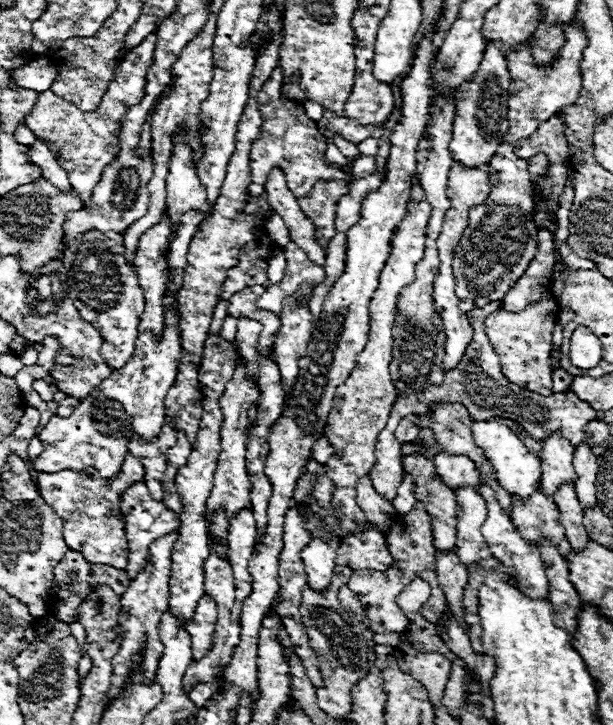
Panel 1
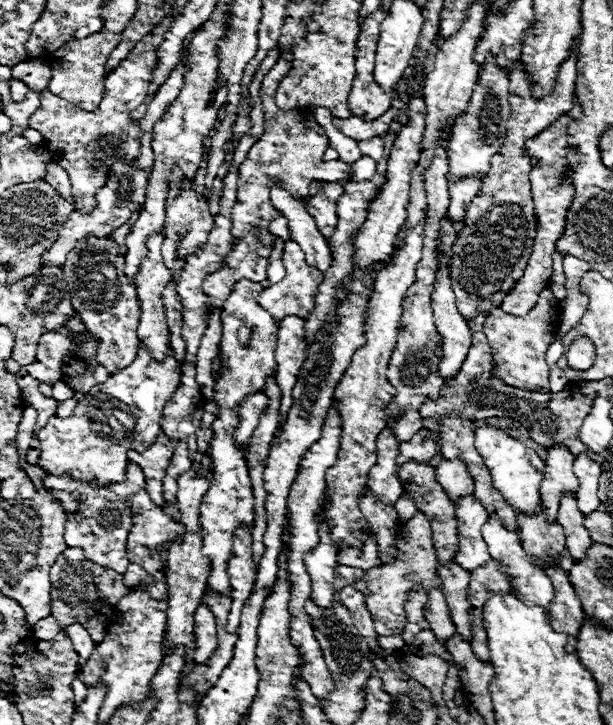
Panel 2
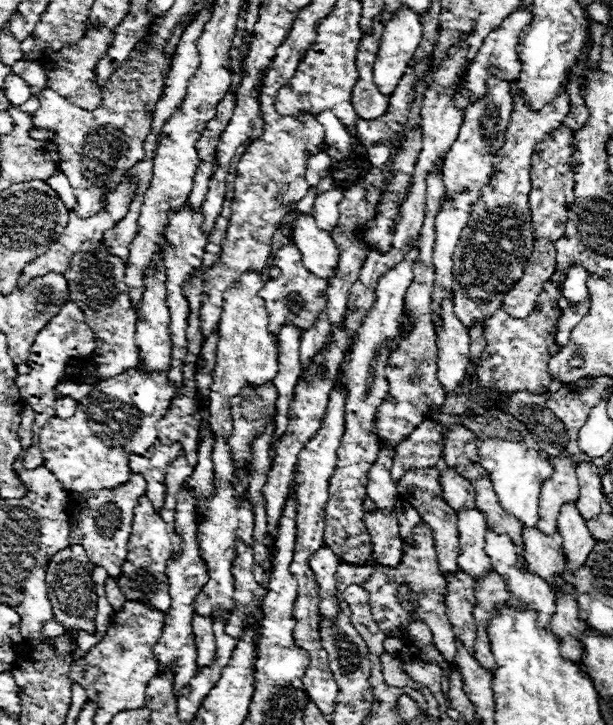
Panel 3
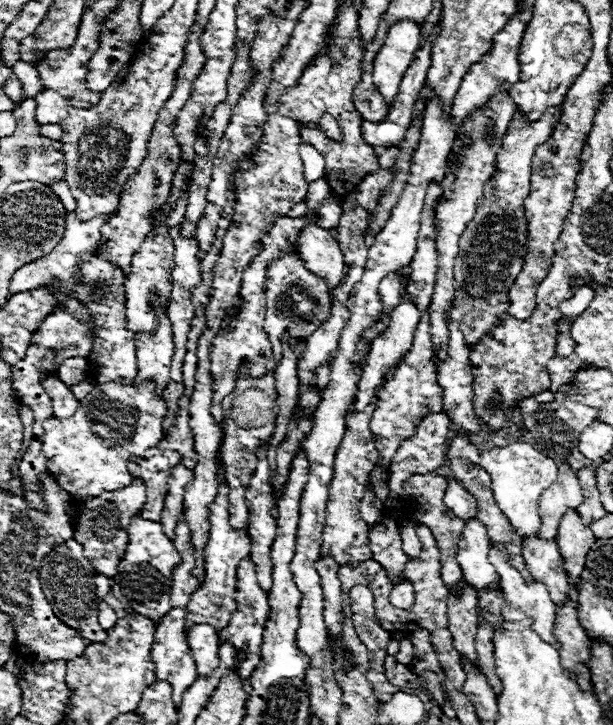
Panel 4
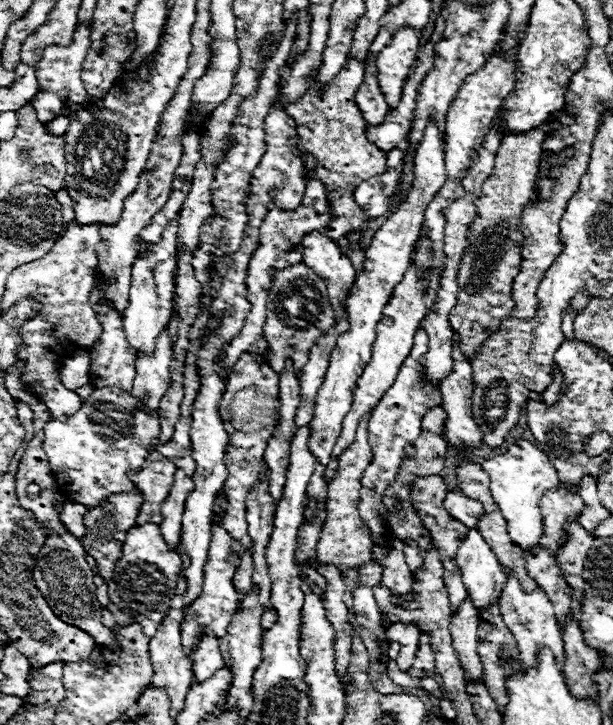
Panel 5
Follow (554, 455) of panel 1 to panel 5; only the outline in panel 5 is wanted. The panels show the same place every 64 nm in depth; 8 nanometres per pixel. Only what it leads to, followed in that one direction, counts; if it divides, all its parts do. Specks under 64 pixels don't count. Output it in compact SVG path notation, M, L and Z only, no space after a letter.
M558 484L556 490L546 492L540 500L540 510L544 516L544 532L540 536L540 544L550 548L554 554L560 550L564 534L564 522L574 516L578 518L584 508L582 498L576 492L570 492L564 484Z

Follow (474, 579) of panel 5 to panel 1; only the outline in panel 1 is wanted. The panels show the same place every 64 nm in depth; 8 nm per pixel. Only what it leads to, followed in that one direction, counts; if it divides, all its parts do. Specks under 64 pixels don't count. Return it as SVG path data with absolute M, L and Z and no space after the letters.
M474 486L456 490L456 516L458 516L458 540L456 554L462 564L490 558L490 546L486 544L480 526L486 520L486 502Z

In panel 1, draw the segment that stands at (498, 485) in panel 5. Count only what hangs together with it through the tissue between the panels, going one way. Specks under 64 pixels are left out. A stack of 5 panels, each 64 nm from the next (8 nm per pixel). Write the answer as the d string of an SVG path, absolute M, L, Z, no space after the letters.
M472 420L472 432L476 436L476 444L480 444L480 448L484 448L484 454L488 456L492 468L496 470L496 478L500 482L502 488L508 490L508 494L518 494L522 496L530 496L536 488L536 484L540 482L540 458L536 458L532 452L528 452L528 448L524 446L524 442L506 426L500 424L498 420Z

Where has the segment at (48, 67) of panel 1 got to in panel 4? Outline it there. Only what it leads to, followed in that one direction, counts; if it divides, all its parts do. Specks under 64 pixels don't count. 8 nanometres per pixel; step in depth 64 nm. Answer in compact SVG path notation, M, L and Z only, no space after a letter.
M18 60L12 69L13 71L16 71L16 76L20 78L22 88L24 88L24 92L26 92L28 98L34 98L34 96L42 90L40 74L38 74L36 64L24 64L22 60Z

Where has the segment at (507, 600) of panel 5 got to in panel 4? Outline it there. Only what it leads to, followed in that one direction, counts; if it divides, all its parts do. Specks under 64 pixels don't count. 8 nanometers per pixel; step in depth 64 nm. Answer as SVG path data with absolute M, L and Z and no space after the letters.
M490 544L490 554L488 554L488 556L490 556L490 560L492 560L492 564L494 564L494 568L496 568L498 576L500 576L500 586L502 586L504 596L506 596L504 608L502 608L504 620L514 622L514 620L522 620L522 618L528 616L528 618L534 620L532 630L534 630L540 638L544 638L544 642L554 644L556 648L560 648L560 644L558 644L558 642L554 640L554 636L552 636L554 618L556 618L556 604L552 602L552 598L550 598L548 590L546 590L546 586L540 584L538 580L534 580L534 582L528 584L528 582L520 576L520 572L508 564L510 554L508 554L508 550L506 550L502 544Z

